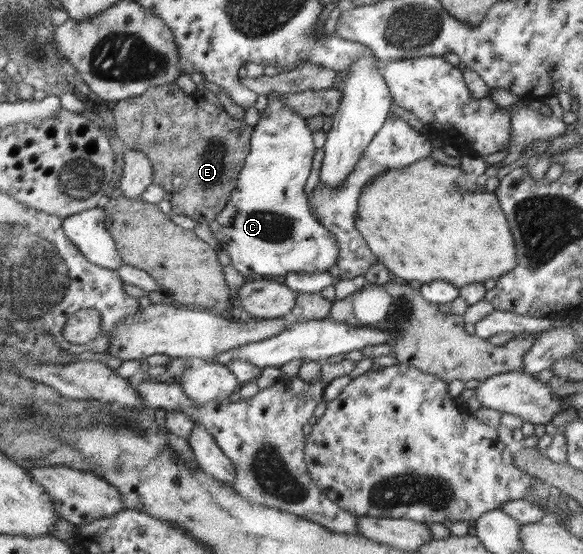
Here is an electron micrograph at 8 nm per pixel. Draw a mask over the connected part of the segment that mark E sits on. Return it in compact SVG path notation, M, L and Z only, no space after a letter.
M176 83L151 87L141 96L116 102L113 114L116 118L114 134L124 141L129 150L143 152L154 165L154 183L161 185L166 194L164 200L172 205L176 214L183 214L199 224L210 224L230 201L238 186L240 172L252 150L252 126L233 118L222 106L207 102L197 90L186 94Z

